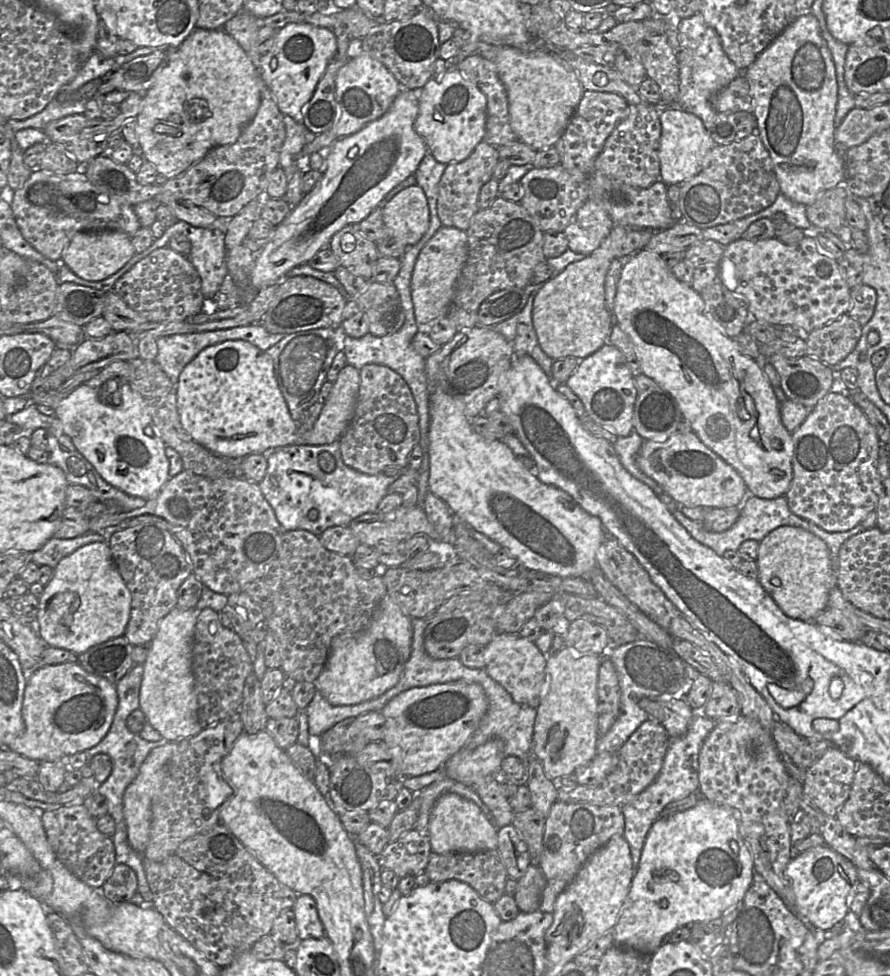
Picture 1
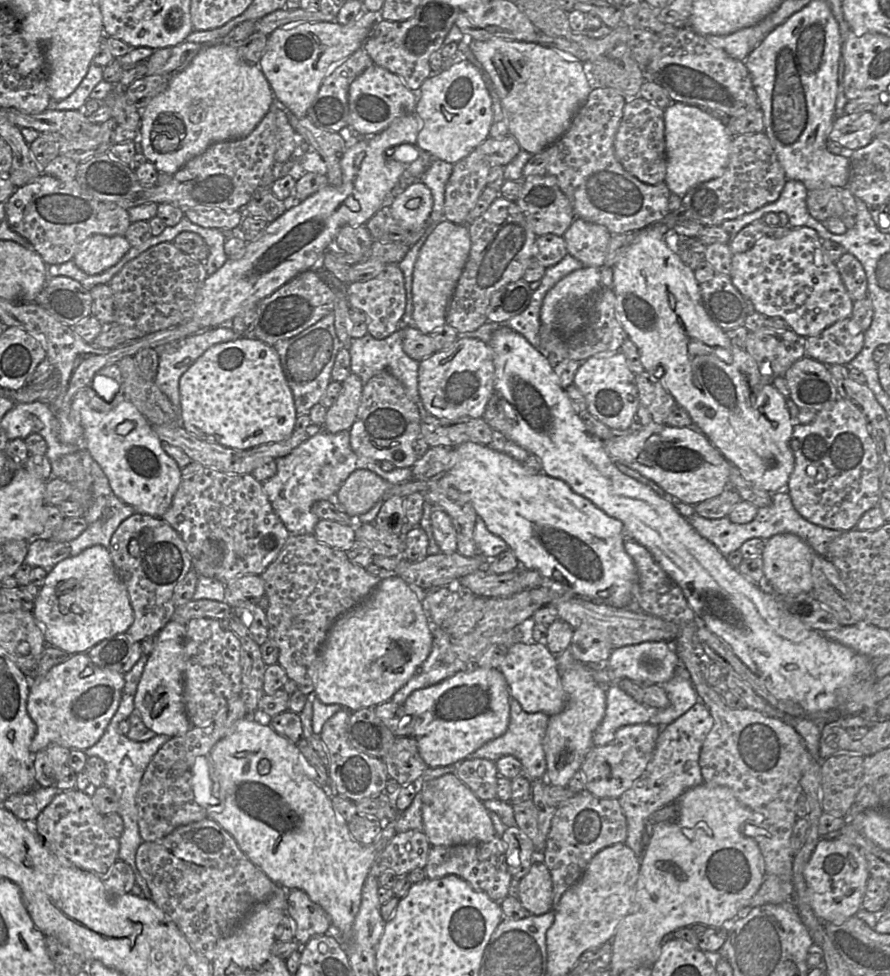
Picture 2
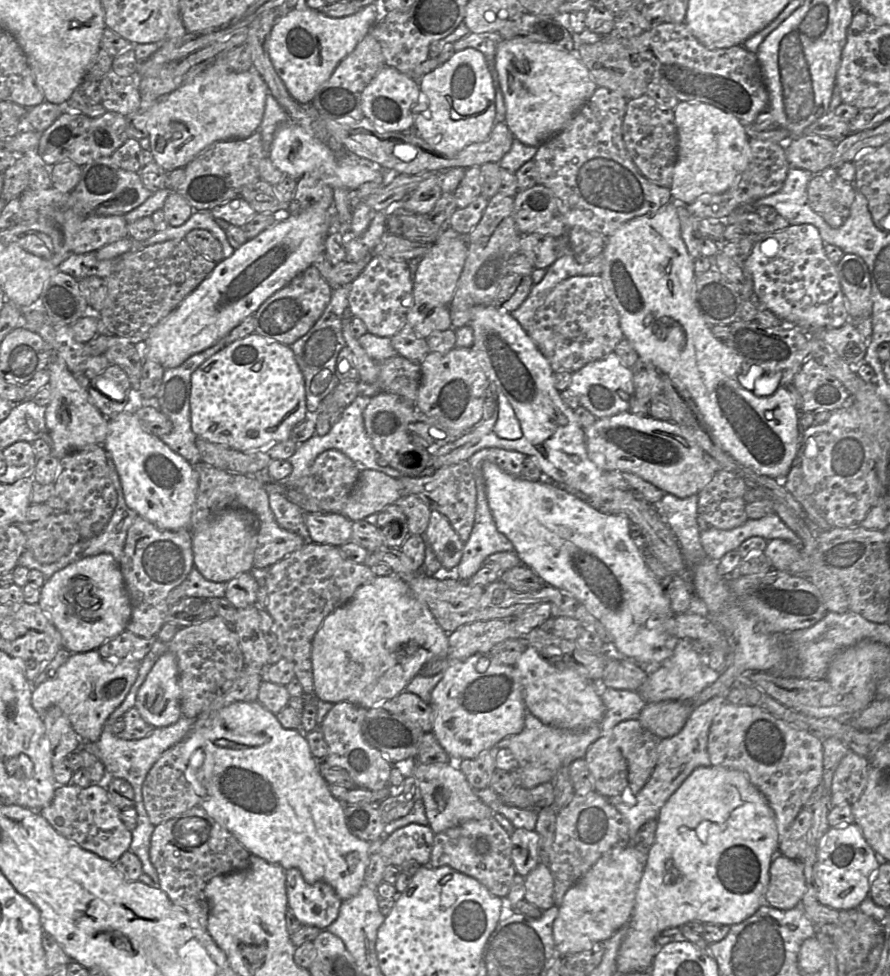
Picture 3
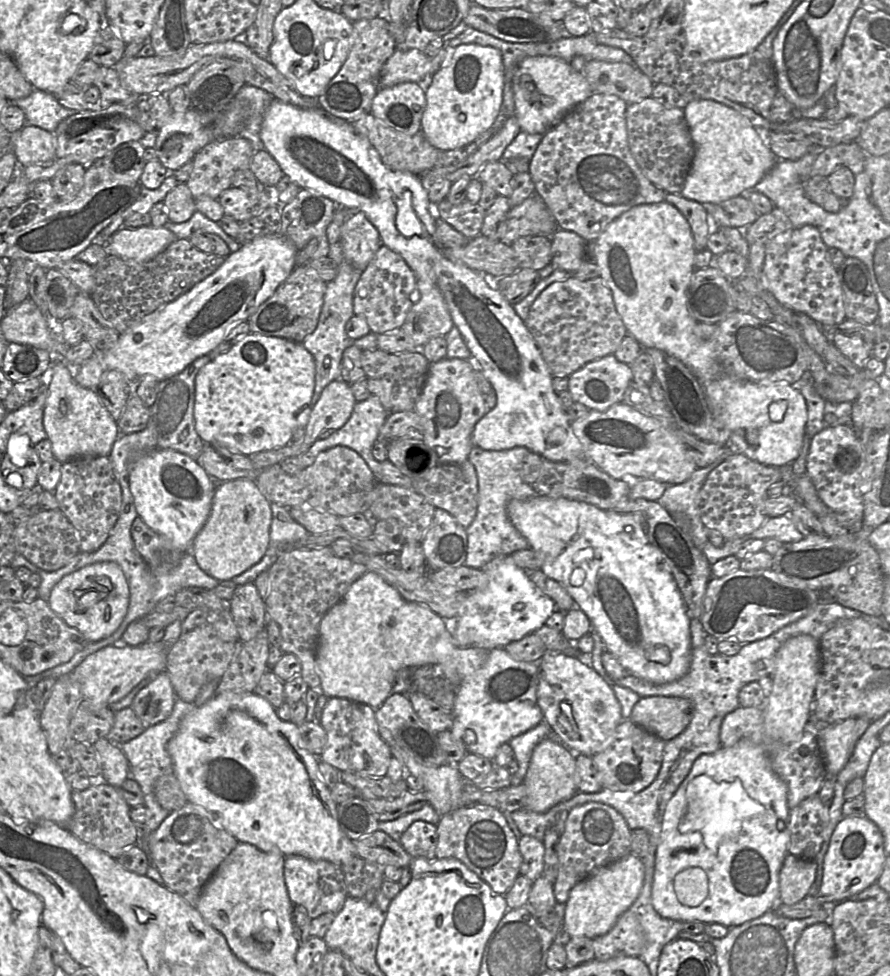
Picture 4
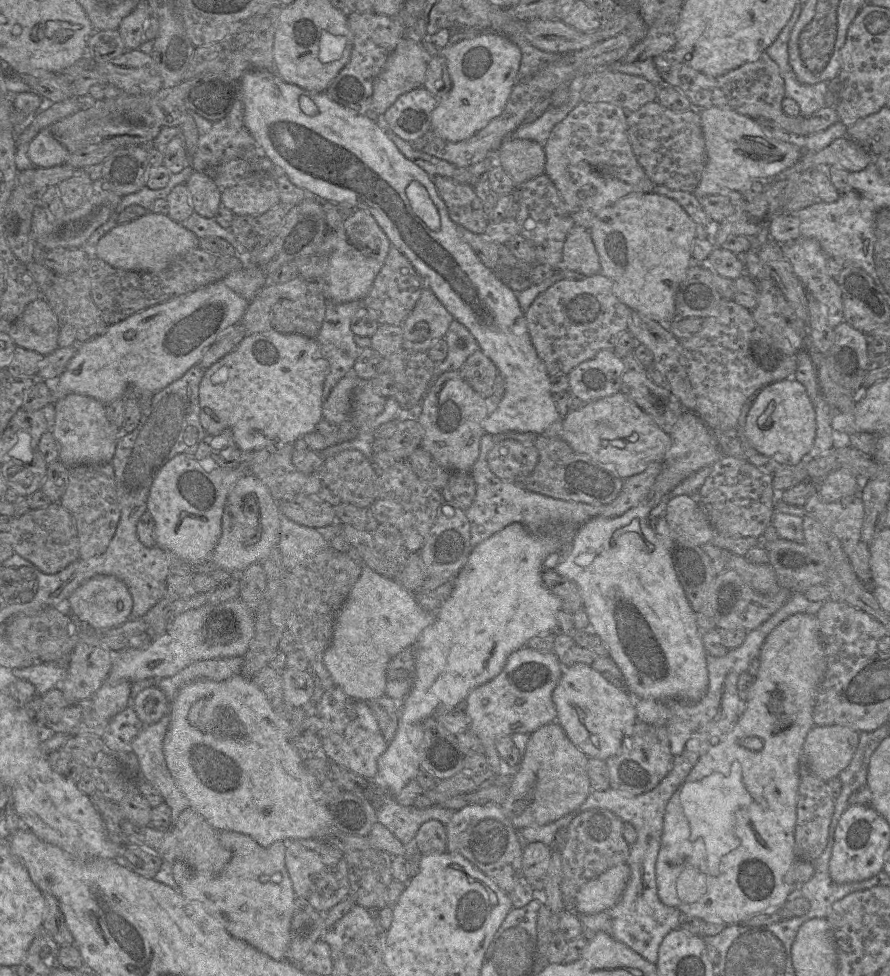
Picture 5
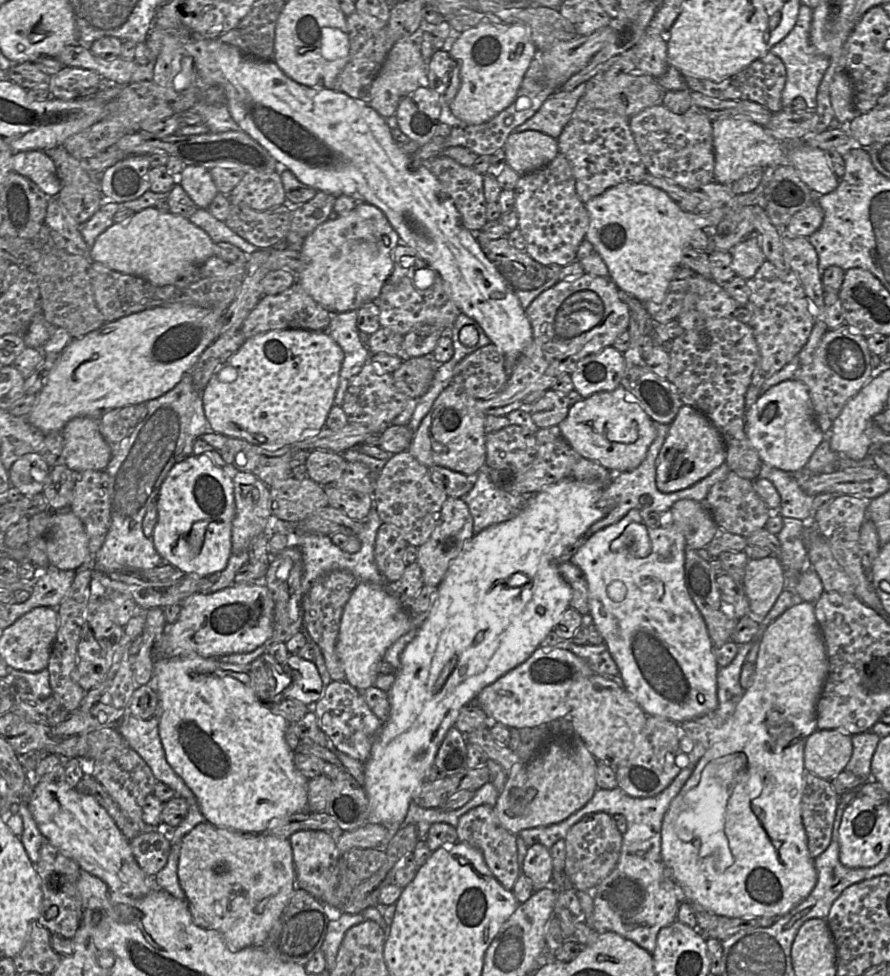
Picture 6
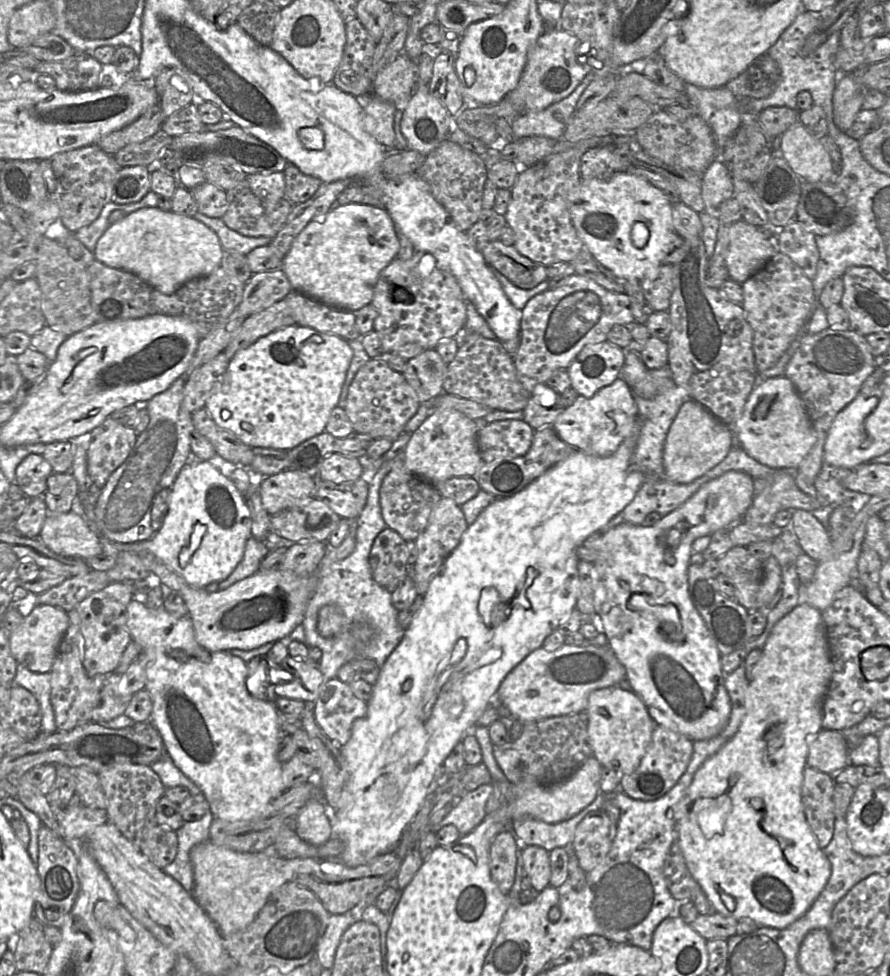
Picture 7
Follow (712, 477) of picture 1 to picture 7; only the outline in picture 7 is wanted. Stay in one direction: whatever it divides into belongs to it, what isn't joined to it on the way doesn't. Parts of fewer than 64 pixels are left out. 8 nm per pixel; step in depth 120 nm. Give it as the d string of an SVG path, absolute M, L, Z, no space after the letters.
M620 376L611 385L597 391L591 398L579 395L551 426L565 443L576 450L598 457L609 457L633 433L637 421L638 408L633 391Z

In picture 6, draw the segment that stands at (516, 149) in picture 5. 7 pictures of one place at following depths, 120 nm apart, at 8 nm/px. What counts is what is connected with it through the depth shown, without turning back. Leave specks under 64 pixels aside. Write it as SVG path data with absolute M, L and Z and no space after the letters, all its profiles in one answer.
M535 130L510 133L503 150L506 164L520 176L547 166L559 154L557 139Z

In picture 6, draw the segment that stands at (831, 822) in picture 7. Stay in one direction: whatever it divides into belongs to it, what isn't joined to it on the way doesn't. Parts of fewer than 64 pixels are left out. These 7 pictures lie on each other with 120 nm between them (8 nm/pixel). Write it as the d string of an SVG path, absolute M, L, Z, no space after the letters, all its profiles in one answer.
M810 772L805 773L801 814L808 850L814 859L823 853L831 842L838 803L839 795L830 780Z

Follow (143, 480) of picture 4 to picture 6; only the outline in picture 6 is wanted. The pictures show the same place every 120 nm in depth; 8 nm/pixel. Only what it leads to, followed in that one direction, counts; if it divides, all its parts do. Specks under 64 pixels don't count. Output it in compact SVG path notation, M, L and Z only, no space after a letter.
M190 455L177 462L163 481L156 500L158 521L154 528L152 541L156 551L164 561L176 566L185 574L207 577L222 572L232 554L231 532L235 516L234 483L223 471L205 455Z

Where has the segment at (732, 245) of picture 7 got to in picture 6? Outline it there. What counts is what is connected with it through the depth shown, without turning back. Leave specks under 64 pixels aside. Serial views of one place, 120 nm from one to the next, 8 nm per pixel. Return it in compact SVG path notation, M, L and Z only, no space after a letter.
M757 234L754 239L740 241L730 253L732 255L732 269L736 276L745 280L752 278L766 261Z

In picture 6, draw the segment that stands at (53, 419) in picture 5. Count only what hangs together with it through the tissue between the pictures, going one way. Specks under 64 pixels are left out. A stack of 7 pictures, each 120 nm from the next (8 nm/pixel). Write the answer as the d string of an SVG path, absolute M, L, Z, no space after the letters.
M76 417L64 426L61 434L65 465L71 471L106 469L112 453L100 432L99 419Z

